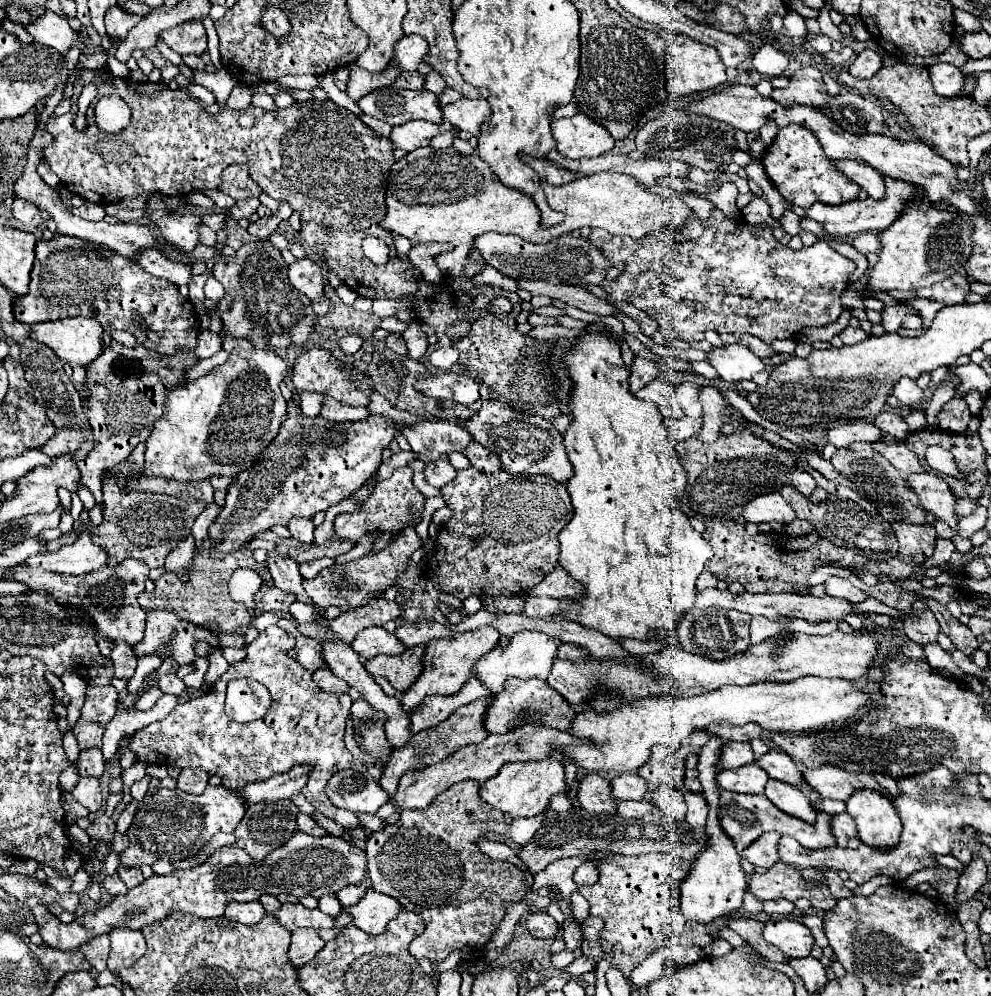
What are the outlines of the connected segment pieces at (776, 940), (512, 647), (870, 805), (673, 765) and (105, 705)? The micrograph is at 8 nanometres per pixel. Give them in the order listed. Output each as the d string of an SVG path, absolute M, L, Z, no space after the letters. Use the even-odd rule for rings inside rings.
M773 919L765 925L763 937L787 957L807 957L815 945L811 931L793 919Z
M521 631L513 635L507 647L495 647L487 655L483 655L475 663L471 677L475 677L483 687L487 687L491 695L497 695L499 691L503 691L503 683L509 677L547 677L551 671L551 663L557 657L557 647L559 647L559 639L553 639L537 631Z
M857 791L847 801L847 813L857 825L857 837L867 847L891 849L899 843L901 821L891 801L875 791Z
M693 733L685 743L681 743L679 749L669 749L663 745L653 747L651 763L643 765L637 771L637 775L647 781L647 801L649 803L653 803L649 795L653 795L653 791L663 785L673 787L681 793L685 791L685 785L683 785L685 757L689 753L699 751L707 743L707 739L709 739L709 735L705 735L705 733Z
M112 685L87 687L81 717L73 729L79 747L101 747L101 737L107 723L115 716L118 693Z

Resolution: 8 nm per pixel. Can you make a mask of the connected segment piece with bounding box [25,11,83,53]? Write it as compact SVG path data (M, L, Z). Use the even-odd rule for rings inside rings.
M45 11L43 15L39 15L39 19L31 19L31 23L27 23L25 29L31 37L35 37L37 43L53 47L59 53L65 53L71 45L77 45L79 49L83 49L79 33L71 29L63 17L51 11Z

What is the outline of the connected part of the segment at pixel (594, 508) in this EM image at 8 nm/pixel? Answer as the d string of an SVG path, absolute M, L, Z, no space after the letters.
M587 333L585 337L581 337L581 341L567 353L565 357L565 363L567 363L567 371L569 371L569 377L573 379L573 393L571 393L571 403L569 403L569 409L571 409L571 415L575 417L571 427L565 431L565 449L567 449L567 457L573 465L573 471L575 475L569 479L567 483L567 491L571 495L571 503L573 503L573 519L563 527L563 531L559 533L559 563L561 567L575 579L579 581L583 587L585 587L585 593L579 597L579 599L573 599L571 603L563 603L559 599L545 599L545 597L531 597L525 601L525 613L527 617L551 617L551 615L565 615L569 621L575 621L583 627L591 627L591 629L597 629L599 633L611 637L613 641L621 641L621 639L637 639L637 641L649 641L653 639L653 631L657 629L667 629L671 633L677 631L677 623L681 619L683 613L687 613L693 603L695 603L695 595L697 595L697 589L695 589L695 581L699 577L699 573L703 571L705 567L705 561L711 559L713 551L711 551L711 545L701 537L701 533L697 533L687 515L681 511L679 507L679 495L681 491L685 489L687 485L687 473L681 465L681 459L677 455L677 451L673 449L673 441L669 439L667 435L667 429L663 427L663 417L659 415L655 403L649 403L649 401L639 401L637 397L633 397L629 393L629 369L627 365L623 363L621 359L621 351L619 351L619 345L601 335L601 333Z

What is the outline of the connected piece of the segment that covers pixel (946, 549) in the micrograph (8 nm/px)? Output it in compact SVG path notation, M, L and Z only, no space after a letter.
M937 539L937 547L935 547L933 557L928 558L923 565L914 567L914 570L920 570L920 576L923 578L925 577L925 571L930 567L933 567L933 565L941 565L941 563L949 561L953 551L955 551L955 545L953 545L951 539Z

